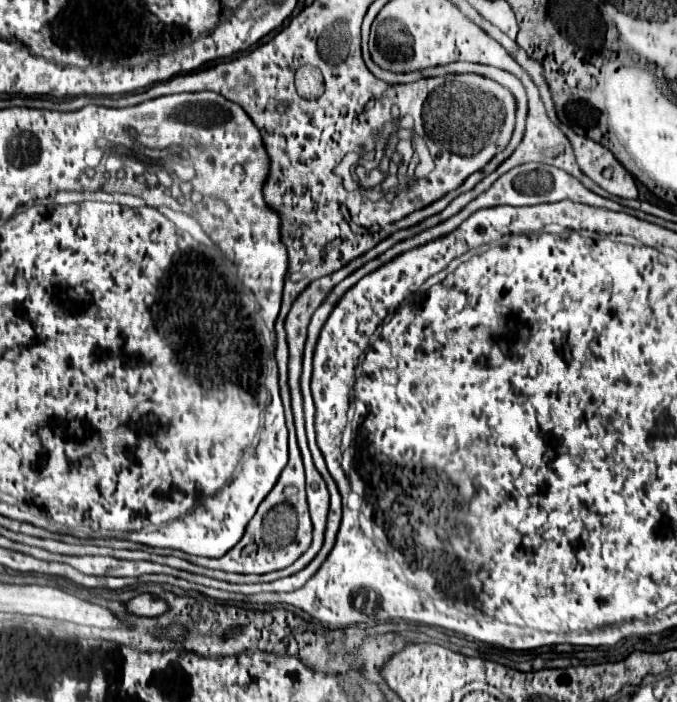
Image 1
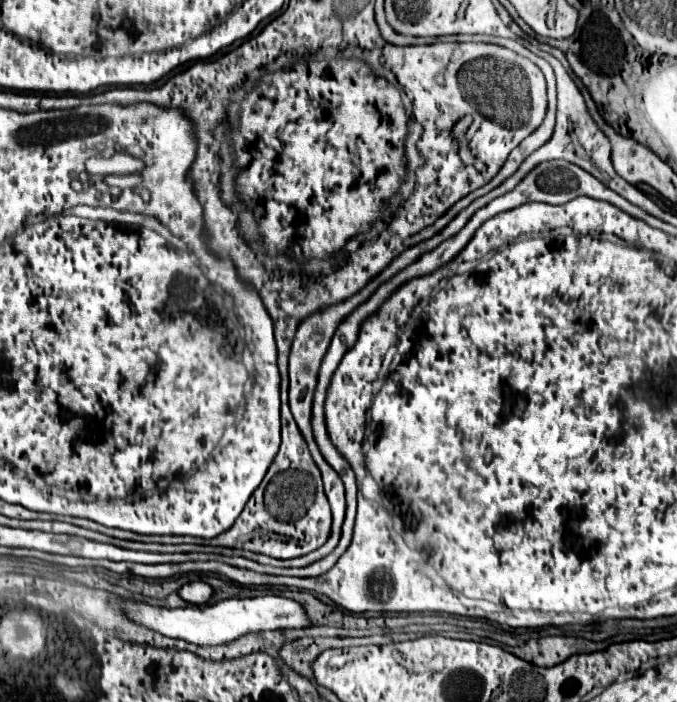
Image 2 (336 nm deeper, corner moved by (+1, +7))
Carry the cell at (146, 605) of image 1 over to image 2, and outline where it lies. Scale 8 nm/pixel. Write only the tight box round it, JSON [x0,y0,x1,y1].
[178,582,214,606]

